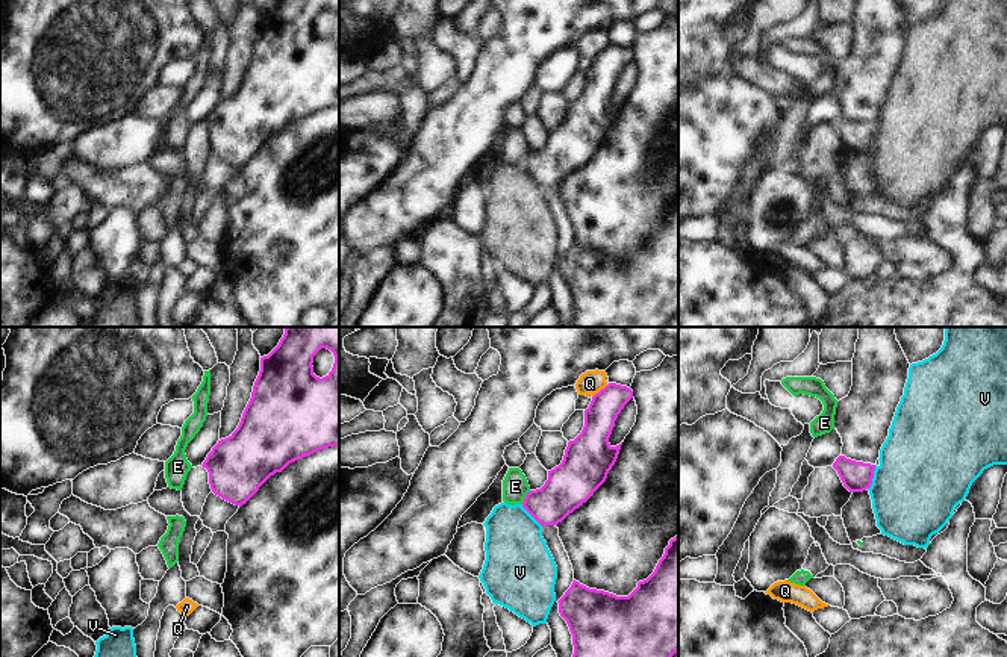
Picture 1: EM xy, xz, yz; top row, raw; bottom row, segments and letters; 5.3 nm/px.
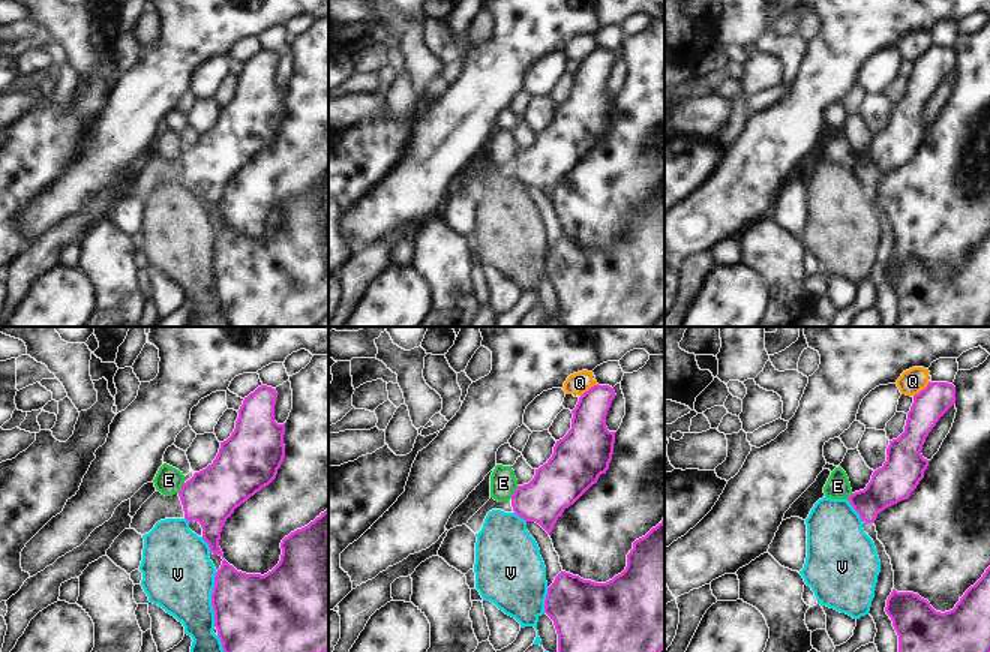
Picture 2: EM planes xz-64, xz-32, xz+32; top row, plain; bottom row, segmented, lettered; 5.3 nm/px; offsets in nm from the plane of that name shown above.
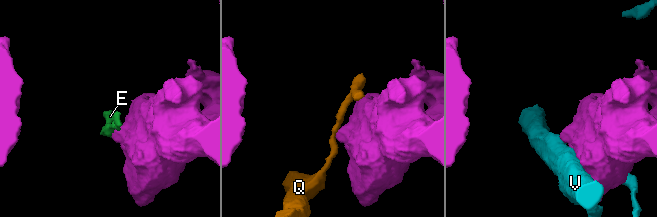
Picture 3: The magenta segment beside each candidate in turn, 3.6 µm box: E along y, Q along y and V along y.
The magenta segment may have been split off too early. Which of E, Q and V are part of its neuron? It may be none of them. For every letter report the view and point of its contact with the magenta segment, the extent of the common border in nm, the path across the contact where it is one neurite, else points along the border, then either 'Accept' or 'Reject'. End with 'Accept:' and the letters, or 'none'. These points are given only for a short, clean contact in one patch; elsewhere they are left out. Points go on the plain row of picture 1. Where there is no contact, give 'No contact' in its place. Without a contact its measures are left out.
E: Touches magenta at xz (526, 158). Shared border 90 nm. Boundary: xz (530, 152), (521, 164). Reject
Q: Touches magenta at xz (601, 50). Shared border 110 nm. Boundary: xz (607, 46), (592, 58). Reject
V: Touches magenta at yz (872, 138). Shared border 140 nm. Reject
Accept: none

